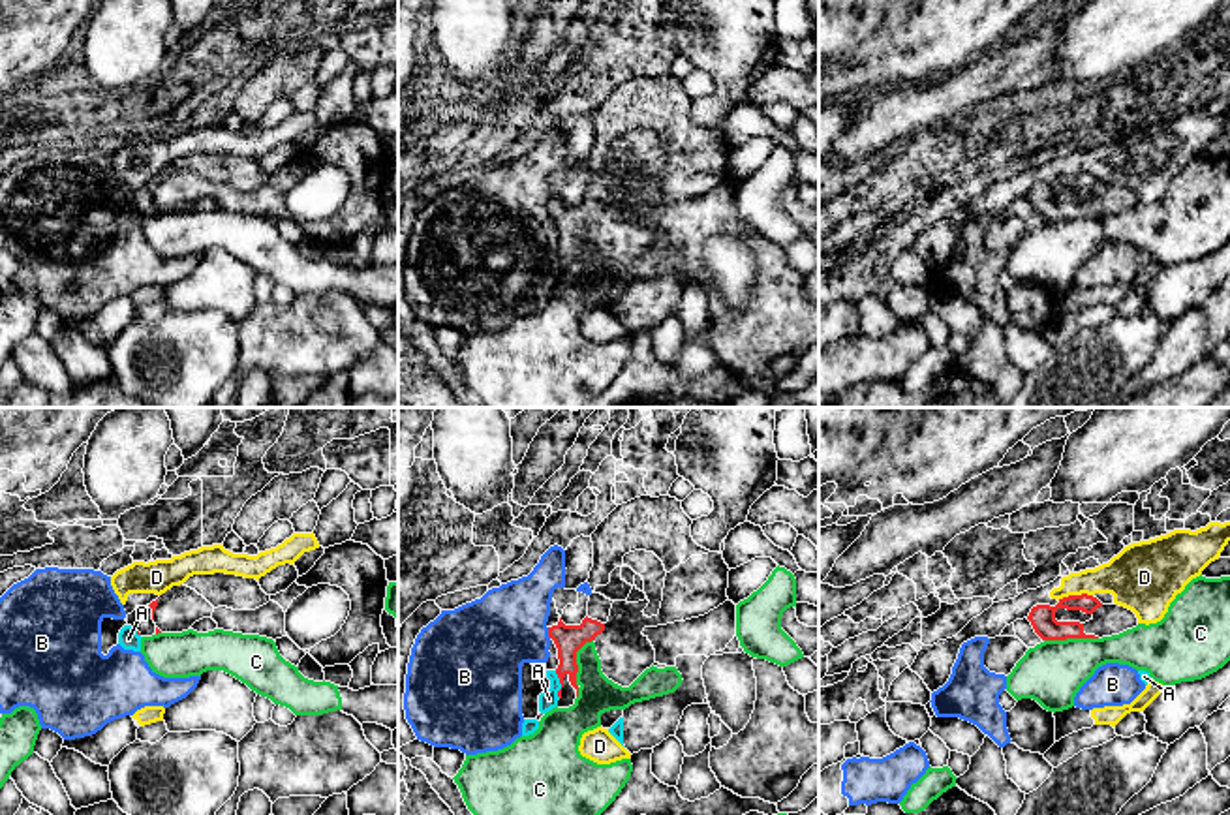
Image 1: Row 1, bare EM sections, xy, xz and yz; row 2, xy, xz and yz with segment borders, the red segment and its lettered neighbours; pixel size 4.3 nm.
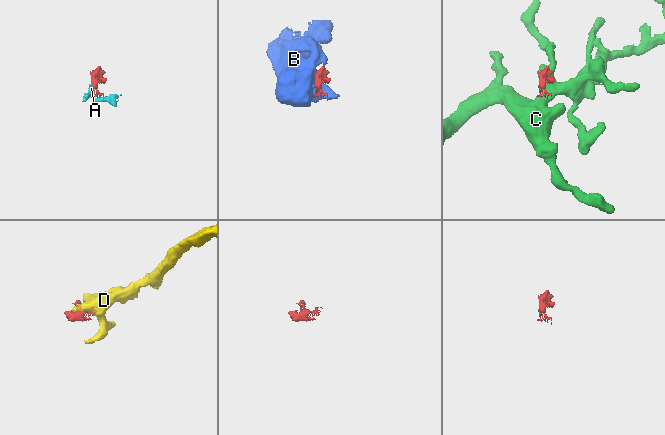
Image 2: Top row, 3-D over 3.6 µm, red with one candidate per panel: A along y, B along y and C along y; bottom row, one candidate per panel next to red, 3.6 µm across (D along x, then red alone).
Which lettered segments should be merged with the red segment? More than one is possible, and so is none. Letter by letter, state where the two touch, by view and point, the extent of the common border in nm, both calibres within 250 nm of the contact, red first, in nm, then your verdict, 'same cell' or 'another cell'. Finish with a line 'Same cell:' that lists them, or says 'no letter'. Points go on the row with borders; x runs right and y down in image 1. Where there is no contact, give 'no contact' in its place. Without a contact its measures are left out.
A: xz (560, 682) | 120 nm | 120/80 nm | another cell
B: xz (549, 633) | 50 nm | 120/360 nm | another cell
C: xz (577, 667) | 260 nm | 120/160 nm | another cell
D: yz (1075, 596) | 150 nm | 110/220 nm | another cell
Same cell: no letter

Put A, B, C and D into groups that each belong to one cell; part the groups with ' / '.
A B / C / D

